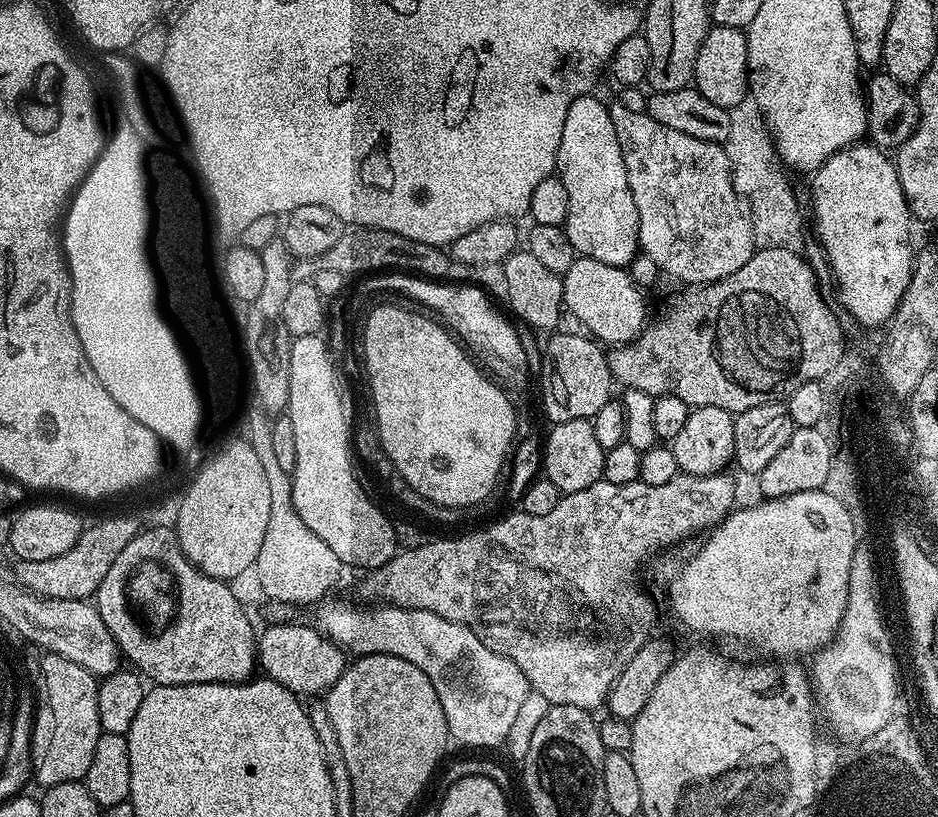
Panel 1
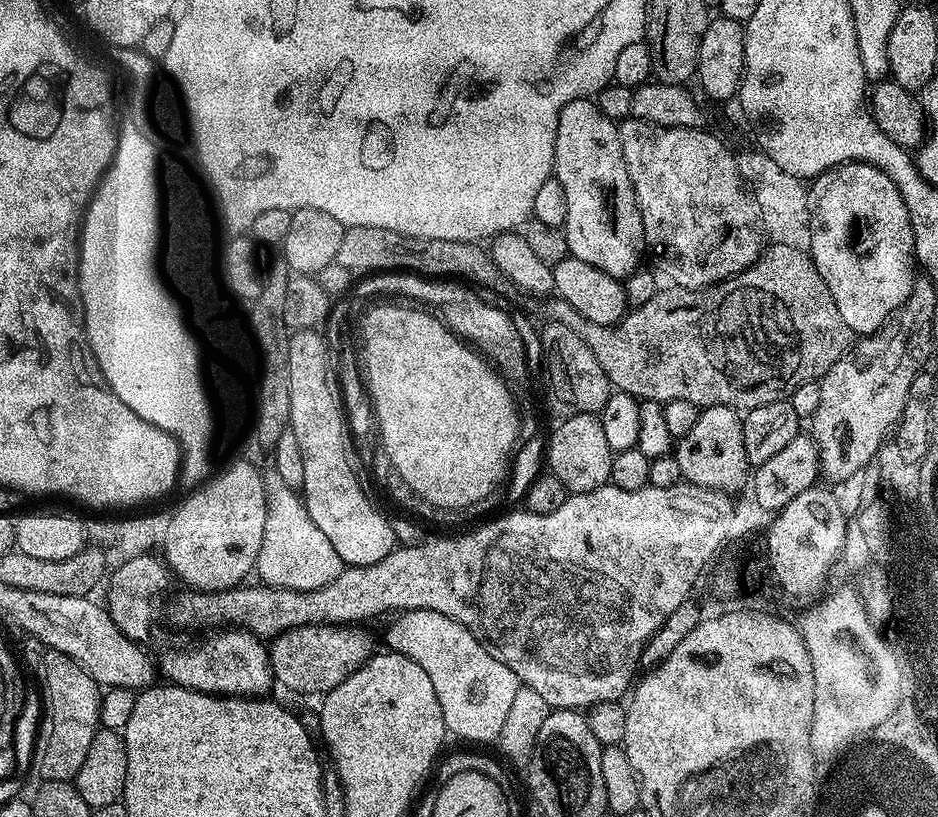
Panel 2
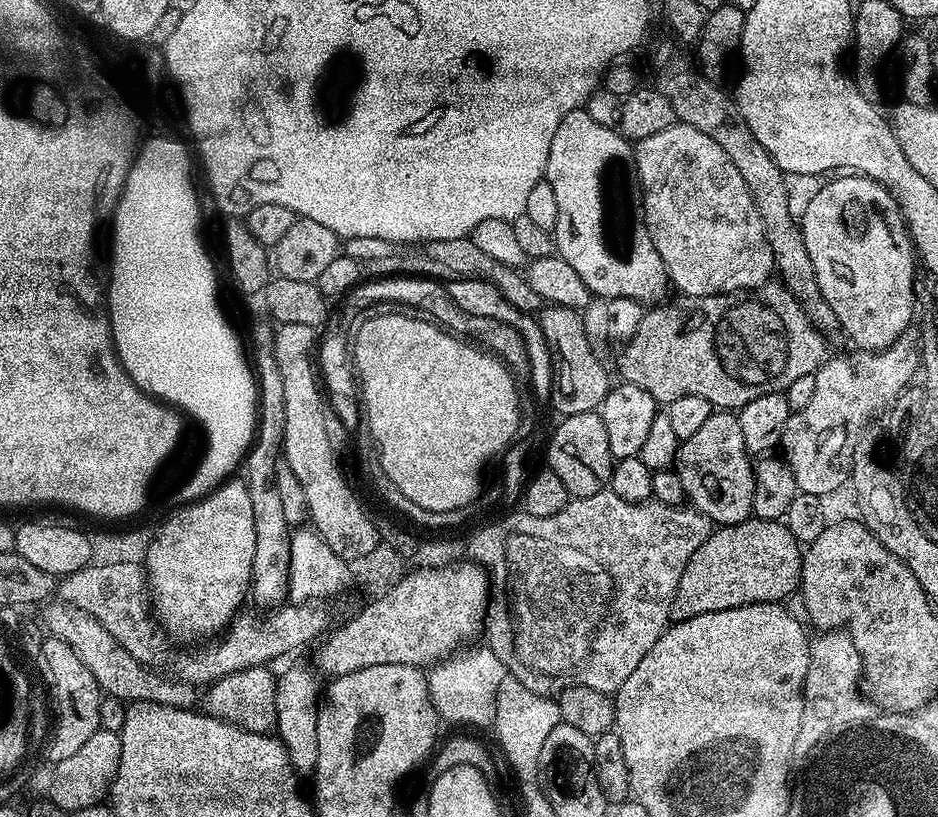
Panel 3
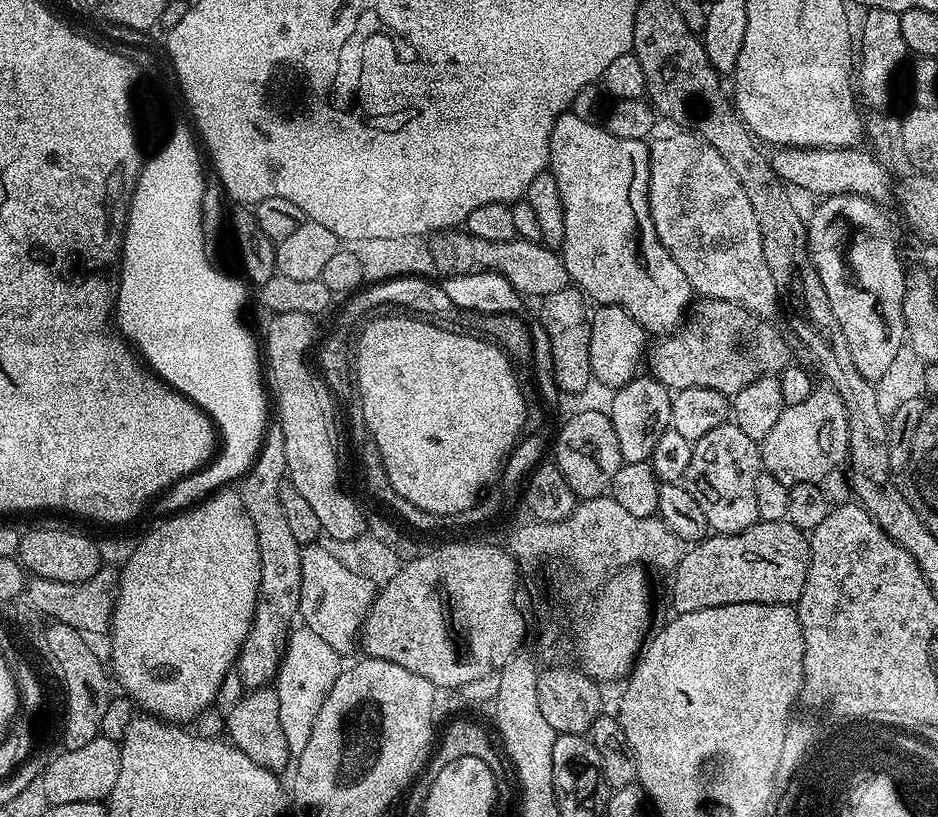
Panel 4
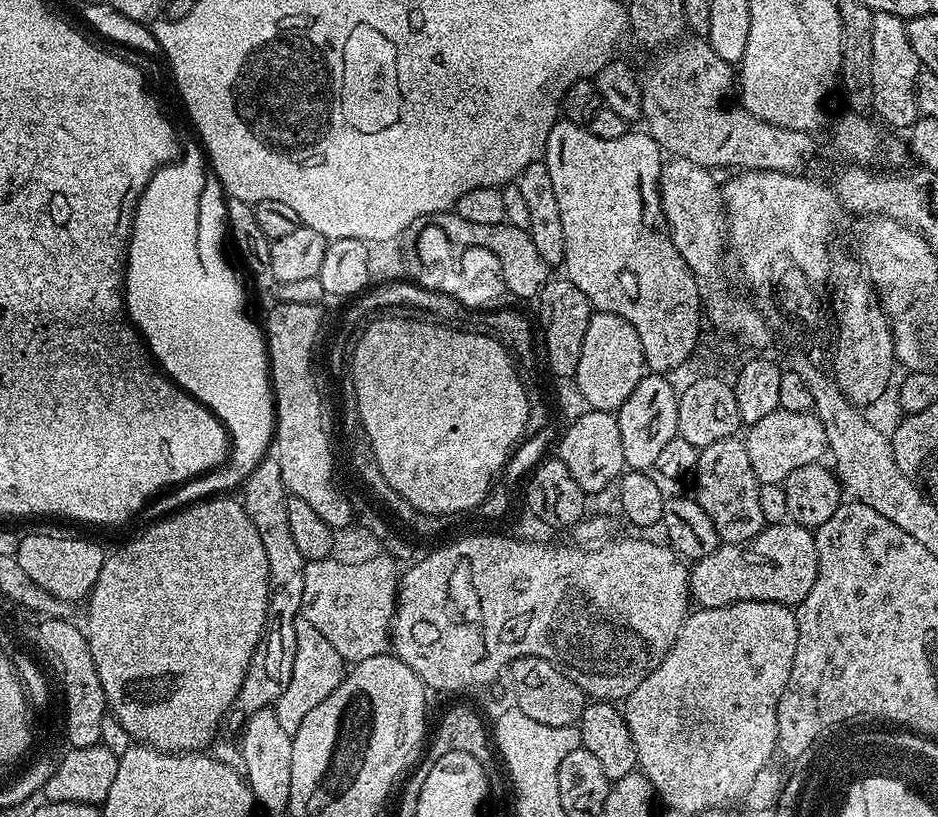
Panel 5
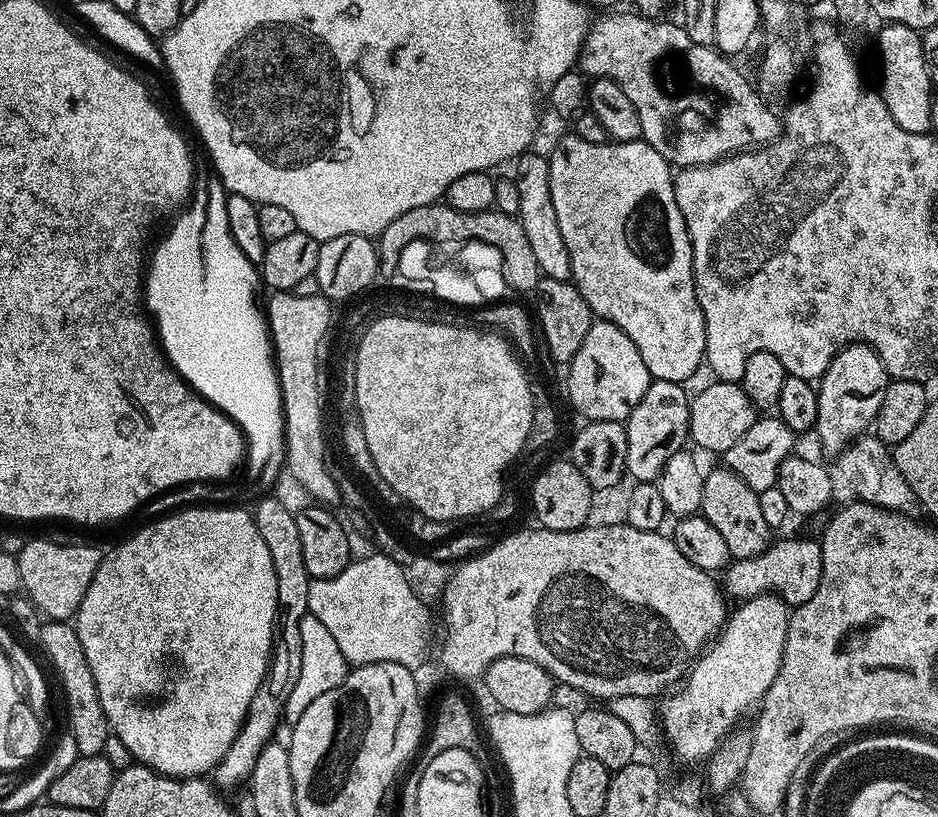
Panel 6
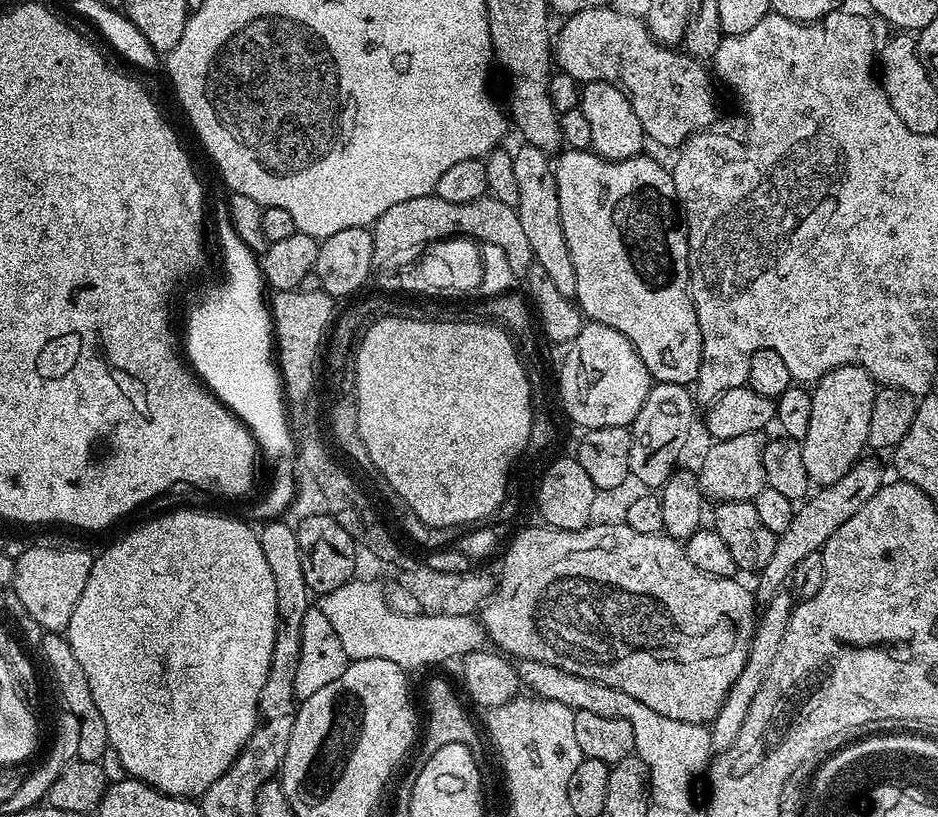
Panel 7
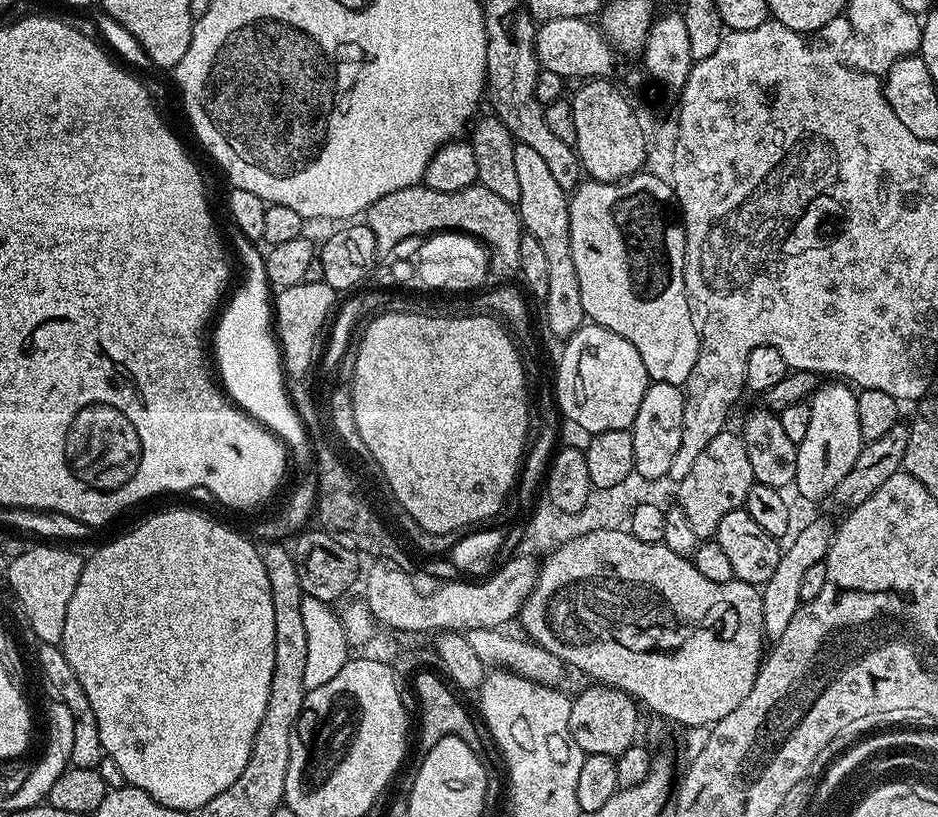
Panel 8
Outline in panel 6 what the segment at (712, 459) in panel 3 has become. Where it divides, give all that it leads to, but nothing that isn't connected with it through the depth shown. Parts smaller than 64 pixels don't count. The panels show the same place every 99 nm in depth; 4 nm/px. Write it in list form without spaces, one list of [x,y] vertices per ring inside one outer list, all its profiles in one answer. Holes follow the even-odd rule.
[[[727,466],[719,467],[705,475],[700,512],[708,519],[710,526],[715,526],[718,534],[722,534],[733,558],[745,560],[762,554],[773,543],[774,529],[762,515],[760,497],[757,492],[750,490],[750,486],[746,486],[742,478],[738,478],[738,474],[731,472]]]

